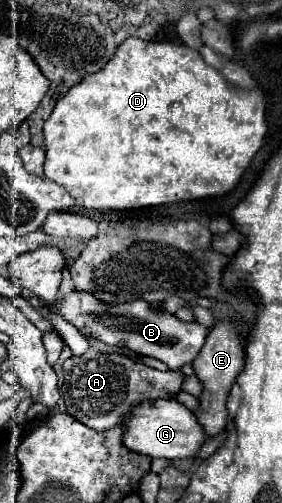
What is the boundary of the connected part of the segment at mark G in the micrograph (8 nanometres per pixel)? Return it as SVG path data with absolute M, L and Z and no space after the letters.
M159 399L145 401L131 409L131 417L123 425L125 435L123 443L141 455L149 457L165 457L165 459L193 459L199 455L199 449L207 441L207 433L203 425L199 425L197 417L177 399Z

